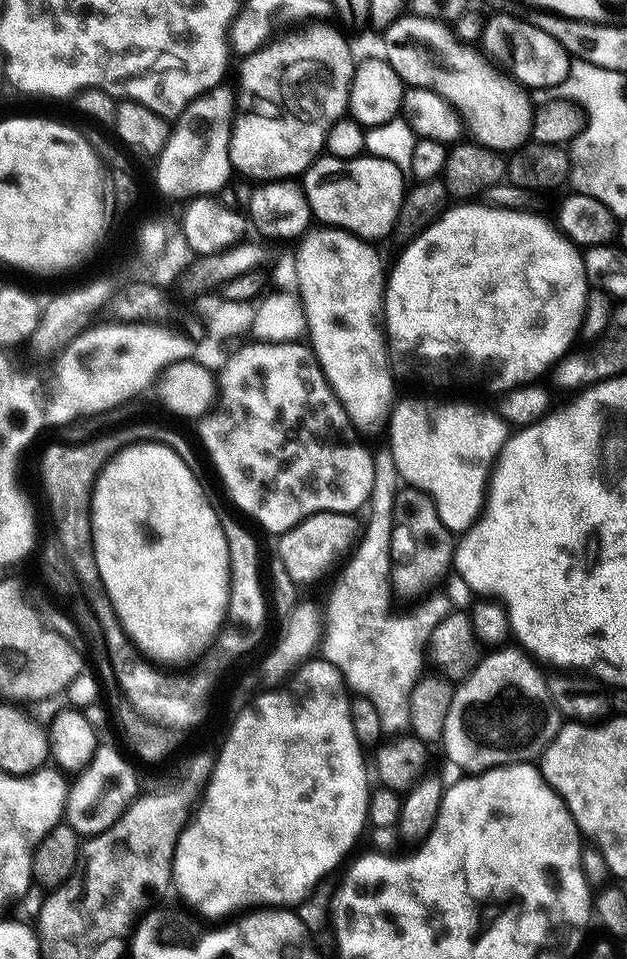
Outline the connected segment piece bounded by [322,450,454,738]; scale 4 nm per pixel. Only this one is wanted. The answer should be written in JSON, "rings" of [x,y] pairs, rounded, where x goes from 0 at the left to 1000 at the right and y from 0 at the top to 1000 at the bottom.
{"rings":[[[601,470],[593,481],[596,507],[584,527],[587,543],[579,543],[577,554],[523,621],[523,635],[515,635],[514,684],[547,703],[550,714],[568,726],[584,728],[603,739],[609,761],[630,770],[652,762],[654,724],[679,697],[683,666],[703,644],[722,637],[724,630],[703,619],[689,619],[671,625],[659,633],[665,634],[646,642],[625,639],[619,621],[635,497],[624,471]]]}

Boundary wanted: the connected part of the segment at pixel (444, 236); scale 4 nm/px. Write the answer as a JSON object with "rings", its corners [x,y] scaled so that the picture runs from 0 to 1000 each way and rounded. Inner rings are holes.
{"rings":[[[734,211],[726,215],[716,216],[713,219],[703,221],[702,225],[684,238],[668,242],[660,249],[652,250],[649,254],[643,255],[638,268],[632,271],[632,276],[624,276],[622,283],[616,288],[616,295],[612,297],[612,319],[609,322],[609,341],[616,347],[616,358],[619,361],[619,377],[625,386],[627,393],[633,397],[652,396],[657,400],[684,400],[689,405],[735,405],[740,409],[791,409],[789,411],[802,411],[815,407],[815,405],[828,405],[837,400],[845,400],[860,397],[861,391],[872,389],[882,380],[888,380],[900,371],[904,371],[909,364],[914,362],[912,357],[922,352],[922,345],[925,338],[930,336],[930,321],[935,317],[936,304],[941,295],[931,288],[931,275],[927,269],[927,260],[914,254],[892,237],[872,234],[861,225],[853,225],[853,220],[848,219],[825,219],[821,217],[786,217],[777,211]]]}

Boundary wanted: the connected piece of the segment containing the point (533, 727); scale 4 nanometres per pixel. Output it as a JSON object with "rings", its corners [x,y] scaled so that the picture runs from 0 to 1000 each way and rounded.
{"rings":[[[799,674],[767,683],[758,699],[726,714],[718,741],[711,745],[705,777],[716,795],[735,801],[735,806],[780,805],[804,797],[848,795],[868,787],[874,776],[890,765],[896,748],[877,728],[874,709],[861,700],[863,693],[841,680],[823,674]]]}

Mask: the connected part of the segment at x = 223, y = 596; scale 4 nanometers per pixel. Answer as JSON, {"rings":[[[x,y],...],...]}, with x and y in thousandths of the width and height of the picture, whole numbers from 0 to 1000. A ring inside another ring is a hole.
{"rings":[[[247,461],[206,463],[166,485],[159,497],[153,501],[153,506],[147,509],[147,572],[159,600],[158,605],[188,640],[199,661],[231,686],[250,693],[293,692],[298,688],[317,689],[359,654],[364,641],[364,570],[360,569],[360,557],[351,547],[352,535],[344,534],[343,528],[332,522],[332,517],[325,514],[317,498],[306,493],[306,486],[301,481],[292,480],[276,467],[270,467],[265,463]]]}

